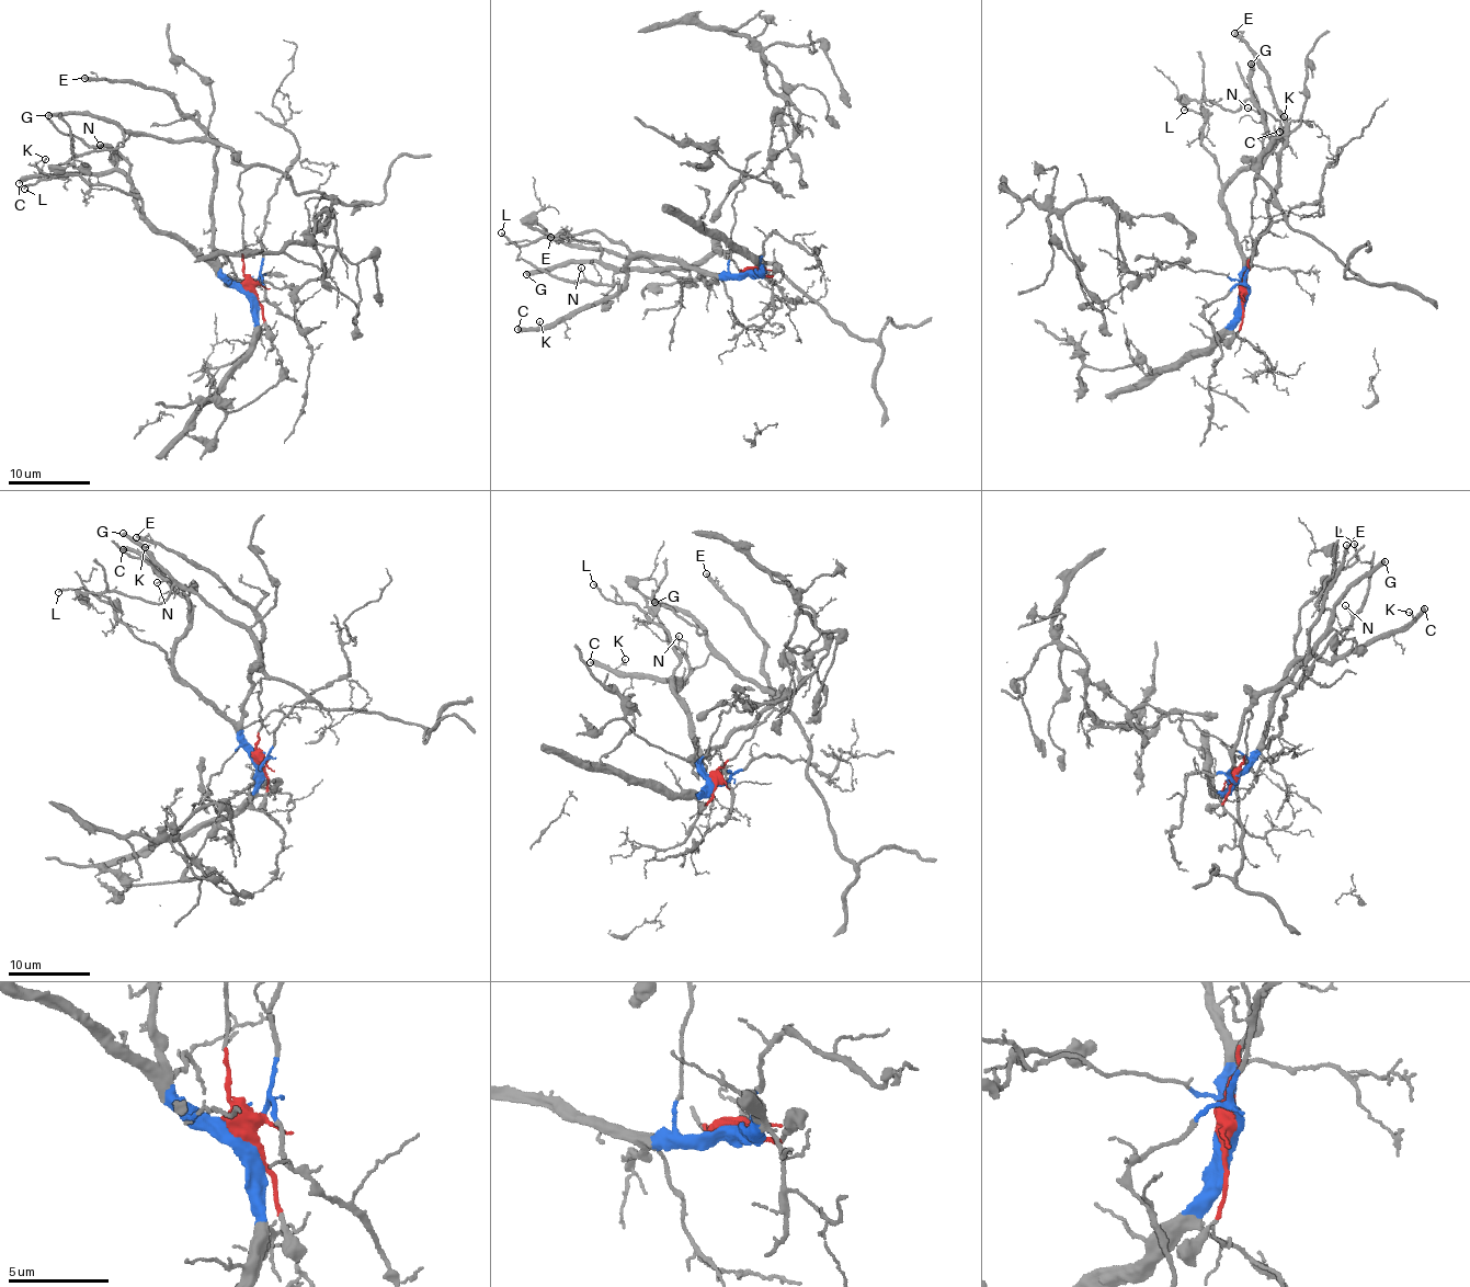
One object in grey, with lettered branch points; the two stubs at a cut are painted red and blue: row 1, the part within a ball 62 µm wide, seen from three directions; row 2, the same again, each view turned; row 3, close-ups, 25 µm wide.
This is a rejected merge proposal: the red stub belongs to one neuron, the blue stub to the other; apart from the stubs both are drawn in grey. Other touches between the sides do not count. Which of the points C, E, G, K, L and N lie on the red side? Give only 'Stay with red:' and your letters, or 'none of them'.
Stay with red: G

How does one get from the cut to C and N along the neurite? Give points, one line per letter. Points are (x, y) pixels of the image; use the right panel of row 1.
C: (1243, 295), (1241, 252), (1222, 195), (1246, 166), (1263, 161), (1277, 136), (1285, 136), (1280, 129), (1279, 132)
N: (1243, 295), (1241, 252), (1222, 195), (1246, 166), (1261, 162), (1265, 134), (1262, 114), (1246, 106)

